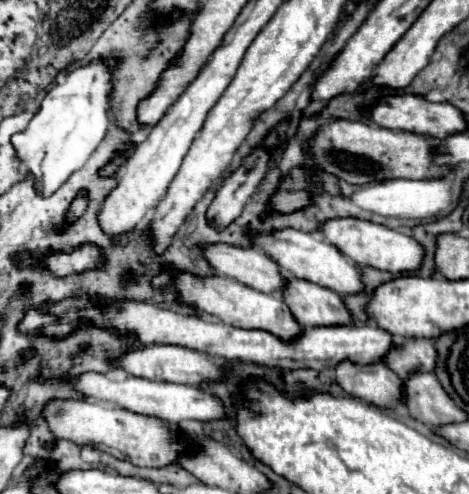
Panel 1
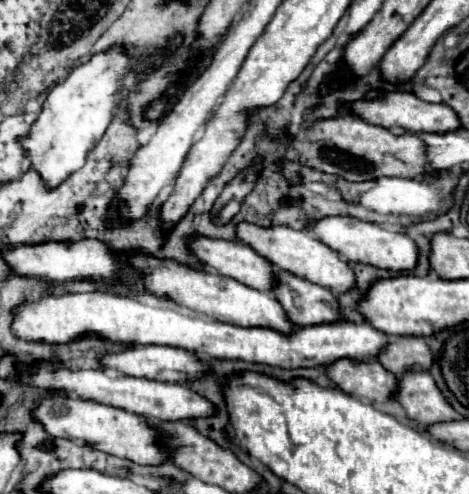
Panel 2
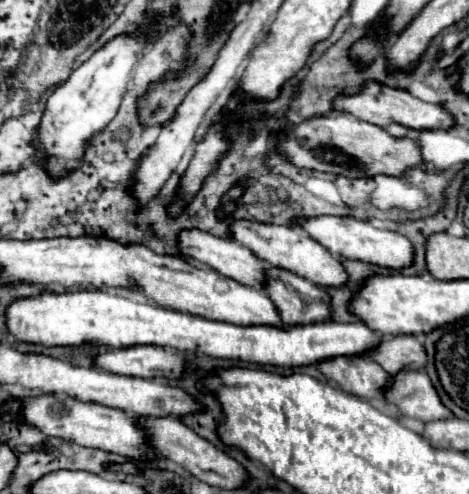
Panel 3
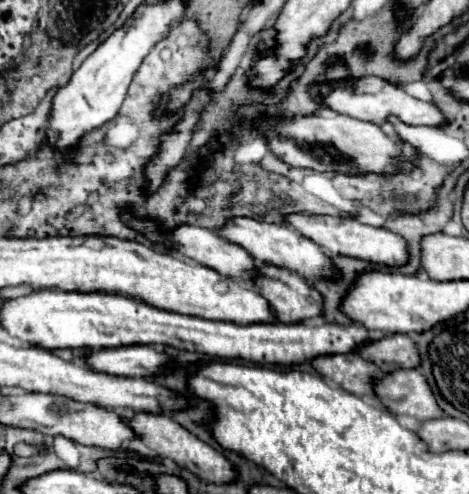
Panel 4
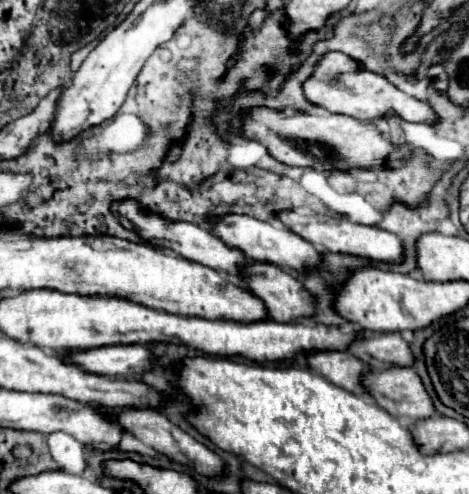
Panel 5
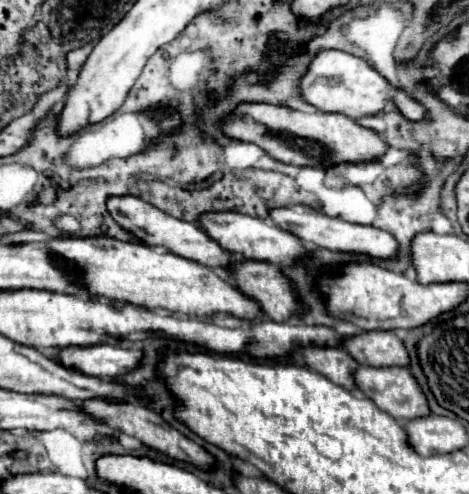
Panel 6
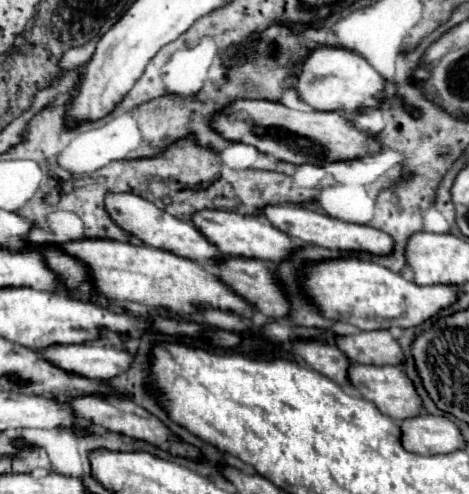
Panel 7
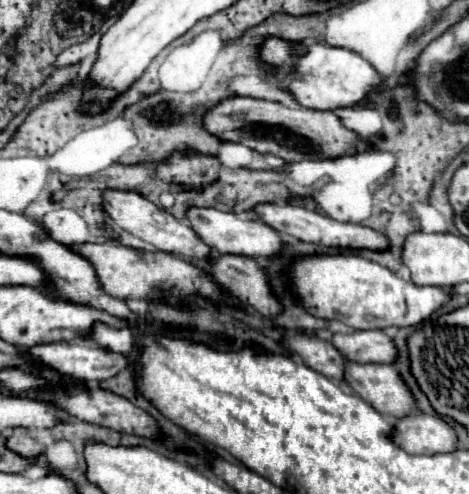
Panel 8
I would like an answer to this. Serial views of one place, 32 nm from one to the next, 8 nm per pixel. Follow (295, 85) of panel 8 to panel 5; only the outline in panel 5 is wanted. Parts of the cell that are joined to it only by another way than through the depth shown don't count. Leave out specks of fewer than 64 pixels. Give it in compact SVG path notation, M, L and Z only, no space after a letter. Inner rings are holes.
M326 52L314 64L314 72L306 78L302 88L304 88L304 96L308 102L320 108L326 108L330 112L352 116L356 120L380 118L392 110L406 122L424 122L424 124L436 122L434 110L426 102L404 94L394 84L390 84L384 76L366 70L358 60L350 58L344 52Z

